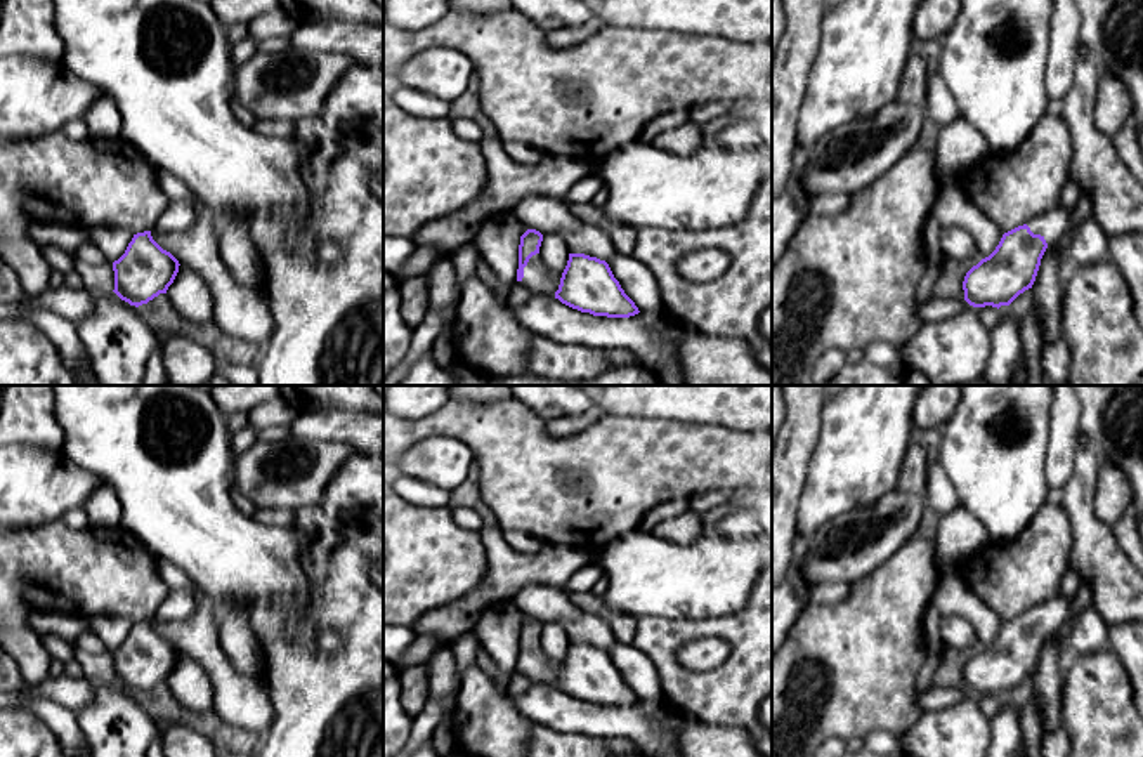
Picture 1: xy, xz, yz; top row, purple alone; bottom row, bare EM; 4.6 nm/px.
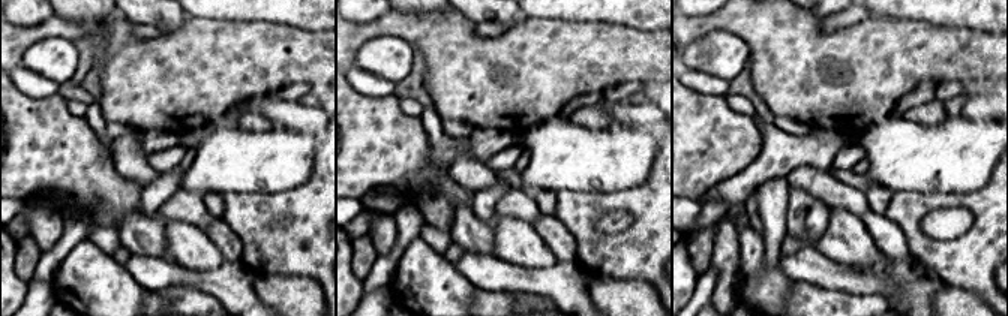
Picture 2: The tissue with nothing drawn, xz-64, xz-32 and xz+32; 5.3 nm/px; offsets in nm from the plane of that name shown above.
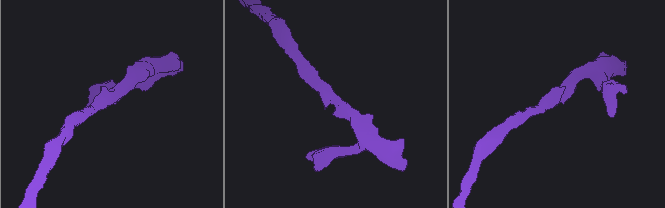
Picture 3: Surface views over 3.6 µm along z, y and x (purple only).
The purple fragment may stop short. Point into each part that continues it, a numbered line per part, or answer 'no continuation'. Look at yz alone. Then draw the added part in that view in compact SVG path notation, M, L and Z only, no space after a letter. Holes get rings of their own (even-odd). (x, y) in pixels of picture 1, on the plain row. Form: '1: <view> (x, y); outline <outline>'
1: yz (1053, 615); outline M1060 594L1049 599L1042 606L1035 606L1027 611L1034 623L1041 623L1048 635L1055 635L1068 620L1072 601Z

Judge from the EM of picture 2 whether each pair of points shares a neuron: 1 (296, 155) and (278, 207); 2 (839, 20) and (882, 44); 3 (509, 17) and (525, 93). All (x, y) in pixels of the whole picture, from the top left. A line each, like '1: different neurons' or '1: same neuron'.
1: different neurons
2: different neurons
3: different neurons

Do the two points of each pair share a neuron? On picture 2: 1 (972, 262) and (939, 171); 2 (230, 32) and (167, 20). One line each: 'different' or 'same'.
1: different
2: different

